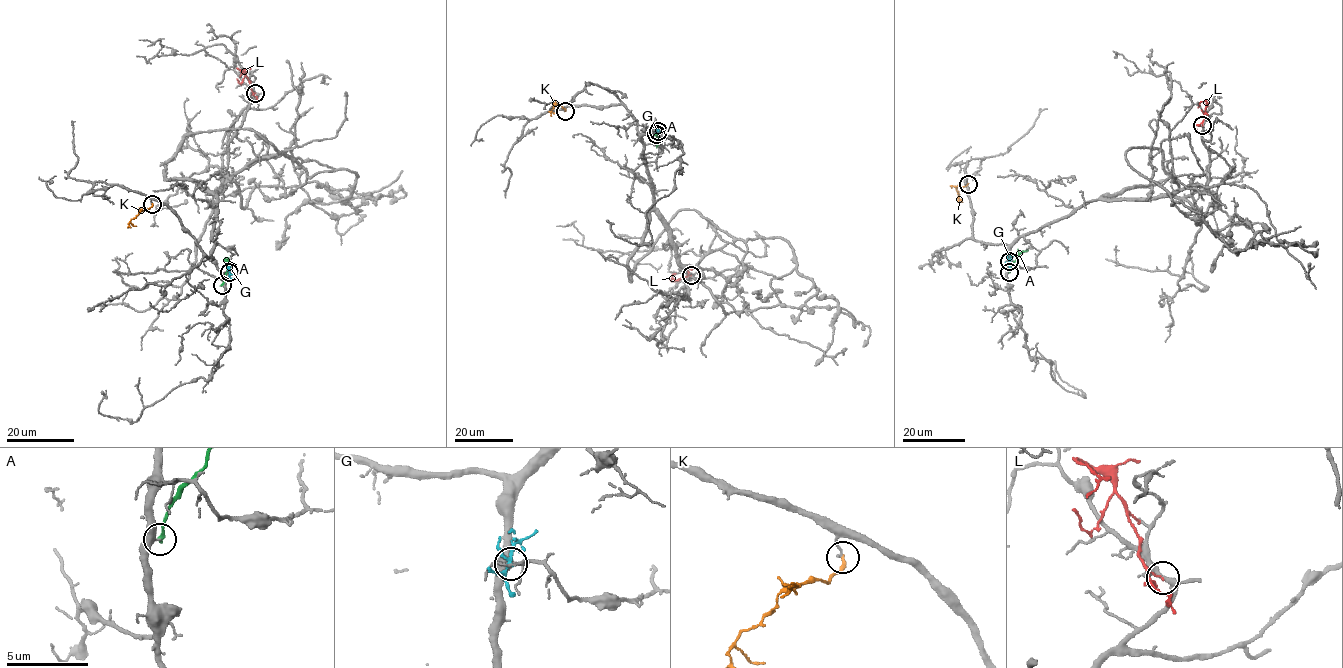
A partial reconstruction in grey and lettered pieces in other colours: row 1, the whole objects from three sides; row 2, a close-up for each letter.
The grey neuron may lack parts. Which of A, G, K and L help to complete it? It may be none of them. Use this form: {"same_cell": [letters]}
{"same_cell": []}

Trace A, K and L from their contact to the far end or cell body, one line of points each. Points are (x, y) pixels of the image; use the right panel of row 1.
A: (1009, 272), (1018, 255), (1028, 250)
K: (967, 184), (955, 187), (958, 199), (962, 202)
L: (1203, 125), (1206, 101), (1201, 101), (1198, 107)

